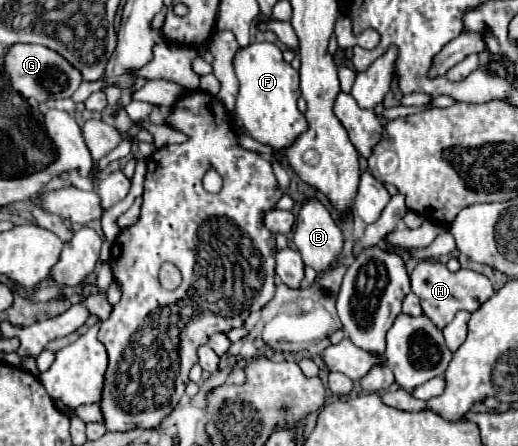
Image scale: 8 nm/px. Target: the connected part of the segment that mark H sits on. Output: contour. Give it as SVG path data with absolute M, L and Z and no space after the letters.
M424 259L416 265L416 269L410 273L410 281L412 281L412 293L416 293L420 297L422 303L422 311L424 315L438 327L444 329L446 323L450 323L454 319L454 315L458 311L476 311L484 301L488 301L494 293L492 281L476 271L470 269L460 269L456 273L448 271L448 267L444 263L432 261L432 259Z

